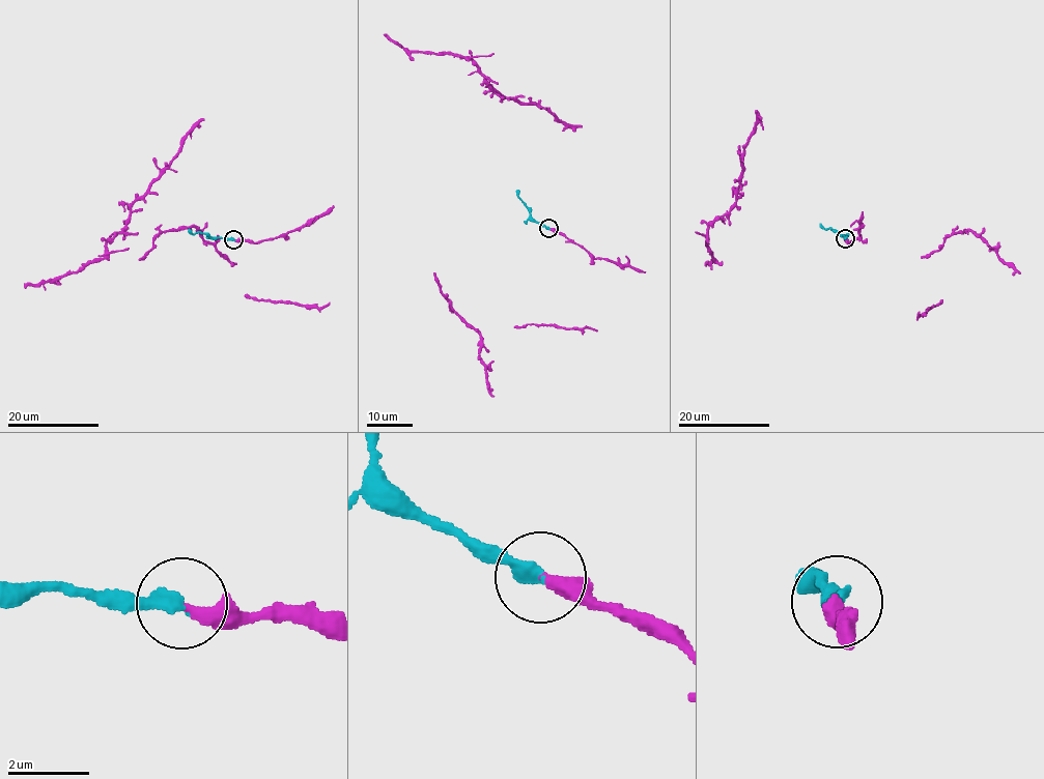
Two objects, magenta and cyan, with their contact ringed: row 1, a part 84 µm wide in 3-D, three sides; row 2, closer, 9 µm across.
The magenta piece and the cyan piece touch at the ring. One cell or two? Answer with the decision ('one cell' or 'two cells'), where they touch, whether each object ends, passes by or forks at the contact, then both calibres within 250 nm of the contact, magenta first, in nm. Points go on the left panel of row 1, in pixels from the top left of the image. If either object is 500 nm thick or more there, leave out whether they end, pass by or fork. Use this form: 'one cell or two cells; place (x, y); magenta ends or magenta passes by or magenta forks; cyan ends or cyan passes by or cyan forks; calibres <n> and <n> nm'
one cell; place (233, 239); magenta ends; cyan ends; calibres 320 and 320 nm

